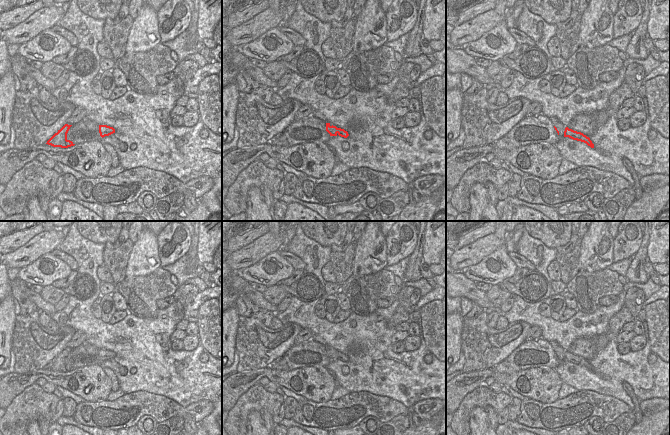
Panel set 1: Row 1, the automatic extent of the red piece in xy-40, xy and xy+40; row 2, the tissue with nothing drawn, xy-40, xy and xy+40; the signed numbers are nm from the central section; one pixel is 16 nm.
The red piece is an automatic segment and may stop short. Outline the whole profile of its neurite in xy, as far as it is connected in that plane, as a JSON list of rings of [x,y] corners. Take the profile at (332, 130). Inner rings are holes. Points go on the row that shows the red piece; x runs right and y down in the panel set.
[[[326,123],[326,131],[330,134],[330,136],[341,136],[347,138],[349,136],[348,132],[344,129],[337,128],[336,126],[331,126],[330,123]]]

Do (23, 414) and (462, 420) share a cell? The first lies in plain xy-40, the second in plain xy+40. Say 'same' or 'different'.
same

